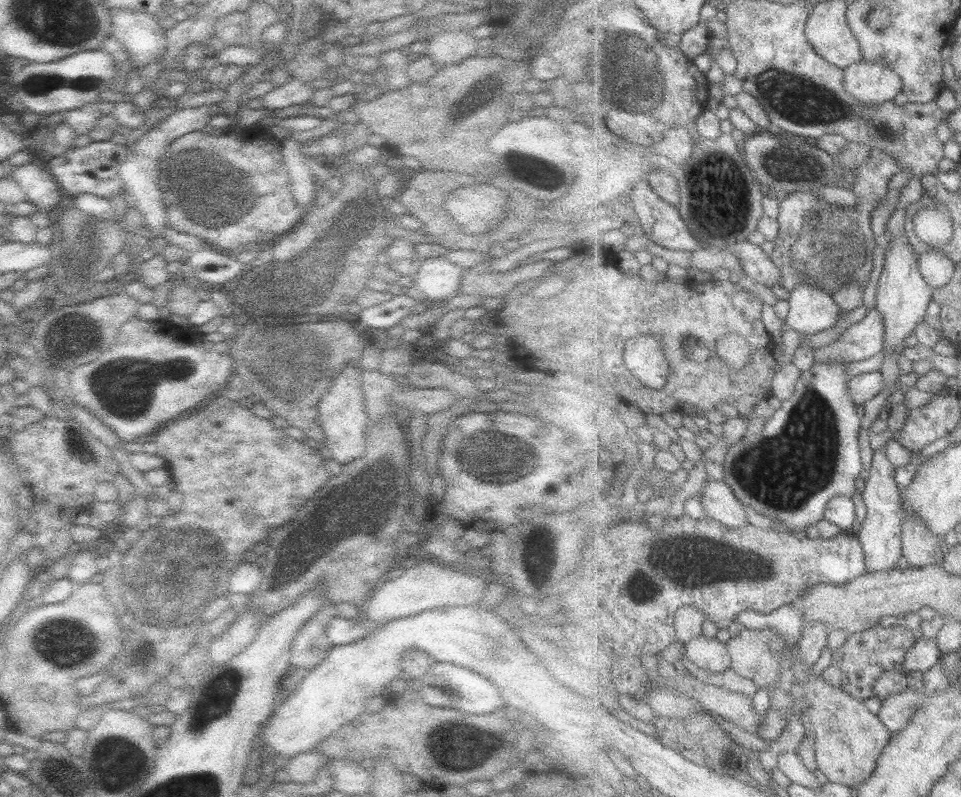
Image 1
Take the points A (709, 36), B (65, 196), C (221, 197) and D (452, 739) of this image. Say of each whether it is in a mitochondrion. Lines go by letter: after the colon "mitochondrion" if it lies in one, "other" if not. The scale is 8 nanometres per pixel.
A: other
B: other
C: mitochondrion
D: mitochondrion

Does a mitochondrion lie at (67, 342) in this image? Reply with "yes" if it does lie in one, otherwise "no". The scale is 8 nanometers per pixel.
yes

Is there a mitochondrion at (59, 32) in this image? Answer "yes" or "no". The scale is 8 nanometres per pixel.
yes

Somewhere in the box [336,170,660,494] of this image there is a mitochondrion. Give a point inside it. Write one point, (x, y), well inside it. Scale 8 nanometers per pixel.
(511, 460)

